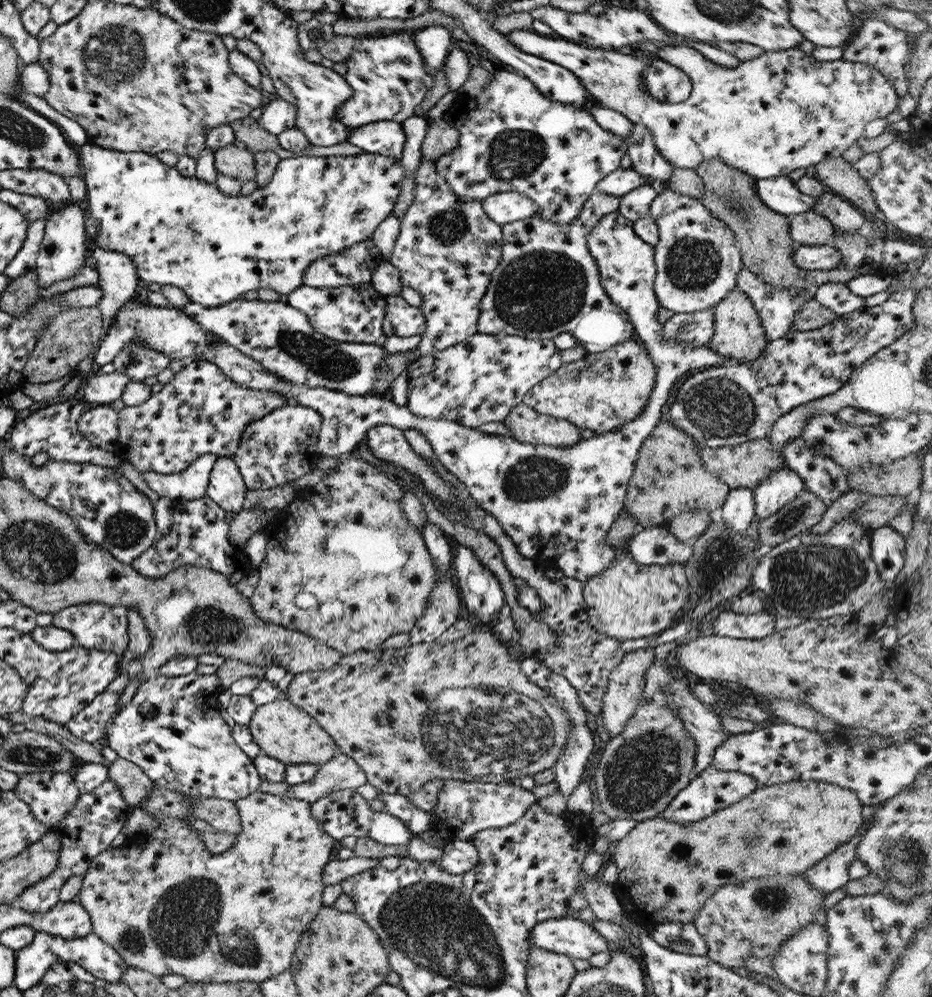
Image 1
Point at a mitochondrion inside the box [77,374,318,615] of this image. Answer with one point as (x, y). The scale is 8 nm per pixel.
(124, 530)

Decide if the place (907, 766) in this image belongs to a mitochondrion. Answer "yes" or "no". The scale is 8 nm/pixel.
no

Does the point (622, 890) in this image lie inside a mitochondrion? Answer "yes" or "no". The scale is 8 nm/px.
no

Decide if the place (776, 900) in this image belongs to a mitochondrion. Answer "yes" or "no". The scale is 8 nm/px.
yes

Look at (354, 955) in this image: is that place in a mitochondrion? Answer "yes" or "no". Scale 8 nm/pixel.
no

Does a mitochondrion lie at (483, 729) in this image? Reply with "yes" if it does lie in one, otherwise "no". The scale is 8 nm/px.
yes

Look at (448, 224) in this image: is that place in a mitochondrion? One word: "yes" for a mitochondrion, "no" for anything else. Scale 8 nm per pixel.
yes

